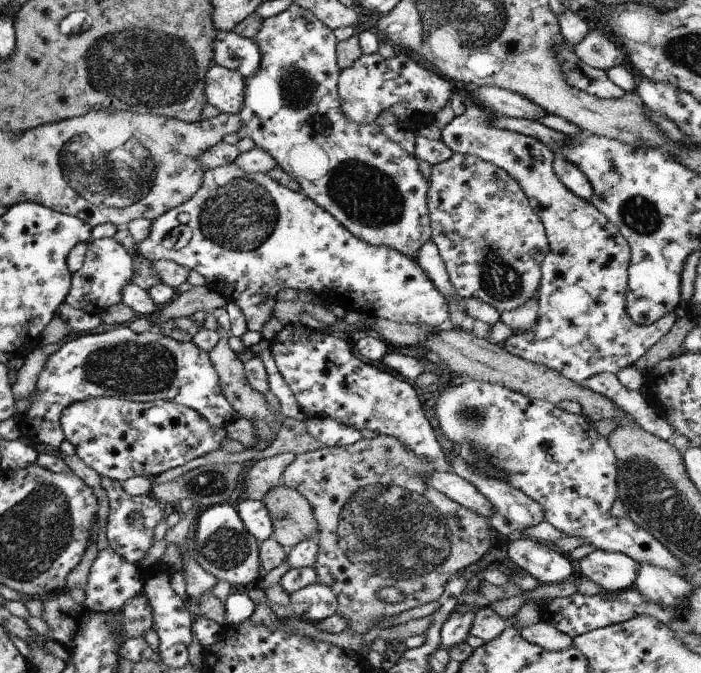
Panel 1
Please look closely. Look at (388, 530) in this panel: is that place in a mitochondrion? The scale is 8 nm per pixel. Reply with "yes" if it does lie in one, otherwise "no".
yes

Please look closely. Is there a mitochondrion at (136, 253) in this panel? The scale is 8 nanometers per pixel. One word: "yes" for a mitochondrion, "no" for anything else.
no

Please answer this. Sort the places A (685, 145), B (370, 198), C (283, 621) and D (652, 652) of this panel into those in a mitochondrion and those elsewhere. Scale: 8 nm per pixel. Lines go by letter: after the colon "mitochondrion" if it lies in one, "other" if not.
A: other
B: mitochondrion
C: other
D: other

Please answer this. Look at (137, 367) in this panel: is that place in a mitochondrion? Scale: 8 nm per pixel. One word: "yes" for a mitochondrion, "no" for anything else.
yes

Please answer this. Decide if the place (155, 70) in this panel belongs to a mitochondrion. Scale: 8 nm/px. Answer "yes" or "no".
yes

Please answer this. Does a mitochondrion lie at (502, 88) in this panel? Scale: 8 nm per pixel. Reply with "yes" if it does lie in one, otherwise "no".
no

